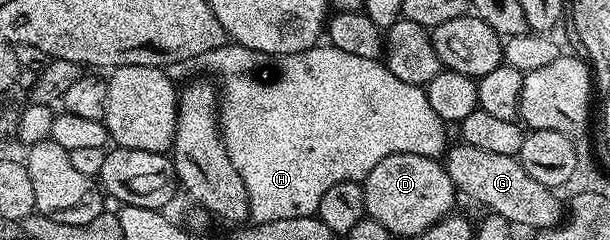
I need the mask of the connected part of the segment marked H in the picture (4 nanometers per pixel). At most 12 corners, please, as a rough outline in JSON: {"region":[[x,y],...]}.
{"region":[[329,43],[212,50],[255,222],[388,155],[441,158],[421,85]]}

